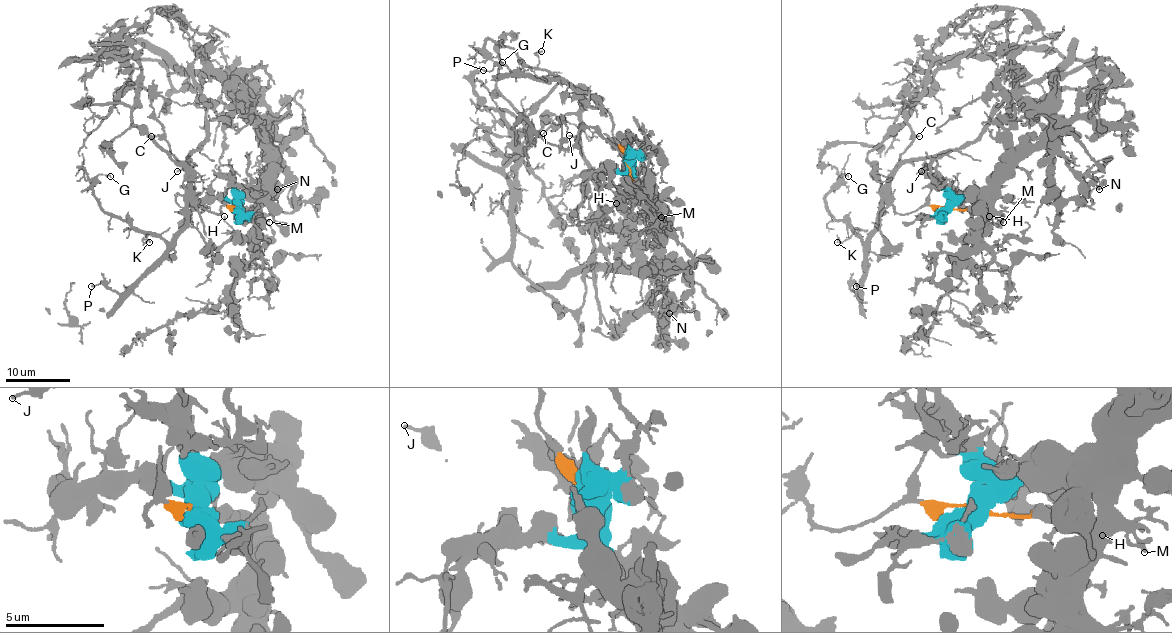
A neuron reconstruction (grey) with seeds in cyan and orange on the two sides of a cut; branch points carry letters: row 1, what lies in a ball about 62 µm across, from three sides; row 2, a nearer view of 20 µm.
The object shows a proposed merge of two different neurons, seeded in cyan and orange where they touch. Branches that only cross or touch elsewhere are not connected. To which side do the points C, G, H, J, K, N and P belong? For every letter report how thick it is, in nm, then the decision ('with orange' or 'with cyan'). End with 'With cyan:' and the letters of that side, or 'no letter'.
C: calibre 140 nm; with orange
G: calibre 130 nm; with orange
H: calibre 150 nm; with cyan
J: calibre 120 nm; with orange
K: calibre 130 nm; with orange
N: calibre 200 nm; with cyan
P: calibre 120 nm; with orange
With cyan: H, N

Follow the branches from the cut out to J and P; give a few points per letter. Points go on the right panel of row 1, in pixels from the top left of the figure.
J: (948, 207), (922, 206), (901, 214), (895, 211), (890, 177), (903, 164), (922, 160), (924, 167), (921, 172)
P: (948, 207), (922, 206), (901, 214), (887, 202), (856, 293), (852, 282), (856, 287)

